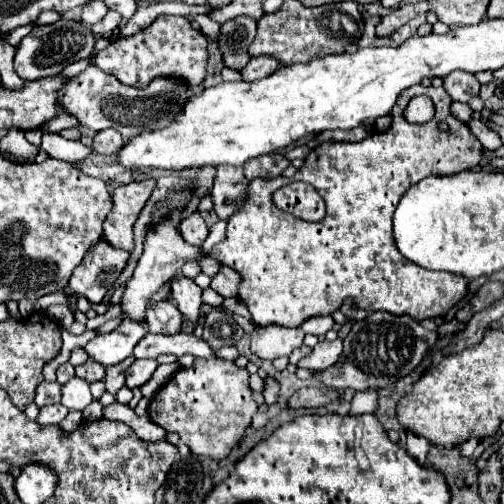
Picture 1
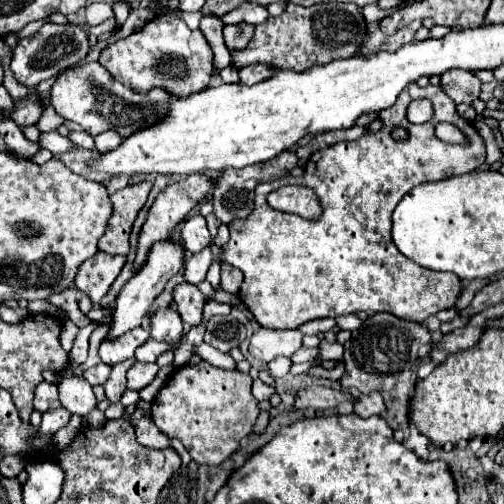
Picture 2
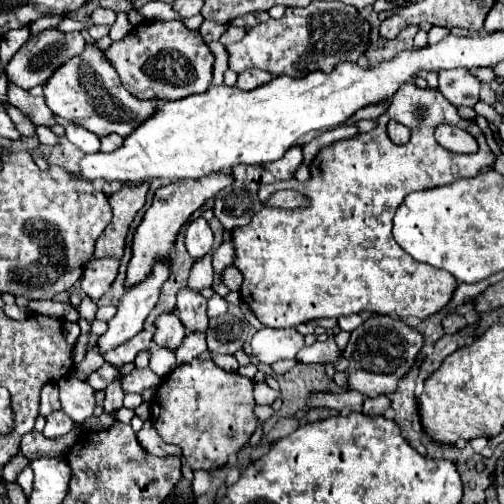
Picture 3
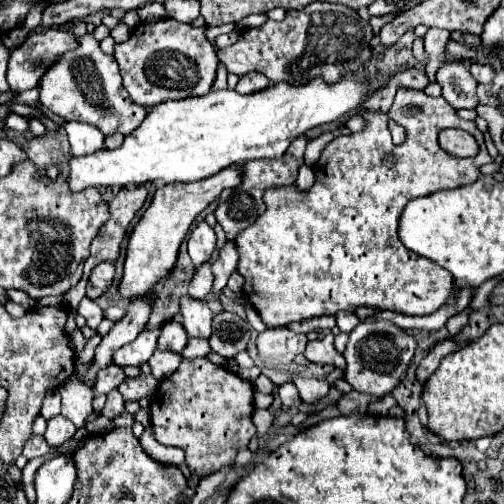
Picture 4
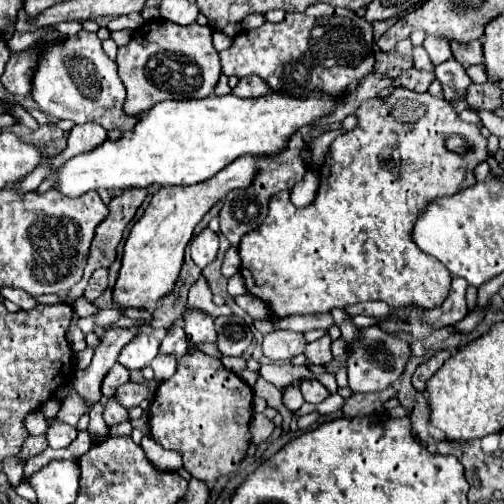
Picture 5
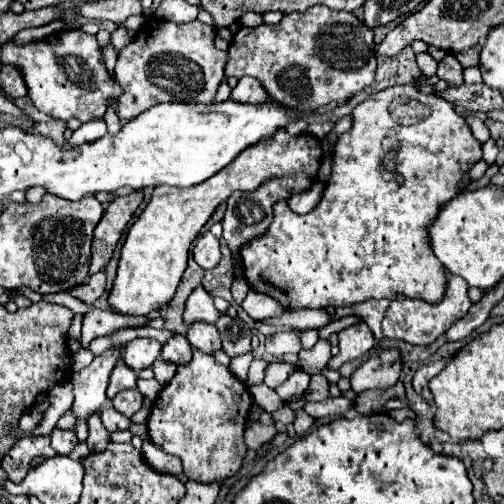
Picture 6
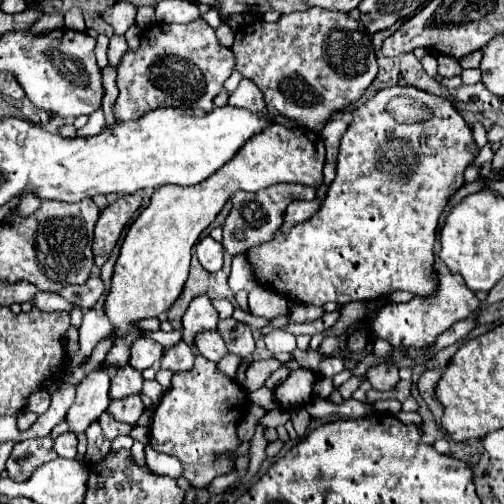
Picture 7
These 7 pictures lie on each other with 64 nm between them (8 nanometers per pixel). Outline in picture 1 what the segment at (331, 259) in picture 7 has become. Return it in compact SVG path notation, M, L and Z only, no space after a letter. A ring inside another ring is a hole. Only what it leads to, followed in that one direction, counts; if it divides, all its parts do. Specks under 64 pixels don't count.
M408 88L404 96L396 102L396 108L390 112L394 116L392 126L386 132L374 132L362 142L322 142L310 150L304 166L294 174L294 178L256 178L248 184L248 196L242 208L228 218L226 240L218 242L210 256L222 266L228 266L240 274L238 298L246 304L254 324L280 324L280 326L300 326L304 320L320 314L332 314L342 306L346 296L356 300L356 306L368 312L384 310L396 316L408 314L414 320L438 318L444 316L458 300L468 294L468 280L452 272L432 272L420 268L406 260L396 248L392 234L392 214L398 206L402 194L416 182L432 174L456 174L468 168L474 168L482 160L482 144L470 134L468 126L456 120L450 114L452 98L444 88ZM418 94L428 94L434 102L436 114L424 124L410 124L404 120L402 112L408 106L410 98ZM438 124L448 124L448 130L442 132ZM294 180L304 180L312 184L326 202L326 218L320 222L306 222L288 212L282 212L272 202L272 194Z

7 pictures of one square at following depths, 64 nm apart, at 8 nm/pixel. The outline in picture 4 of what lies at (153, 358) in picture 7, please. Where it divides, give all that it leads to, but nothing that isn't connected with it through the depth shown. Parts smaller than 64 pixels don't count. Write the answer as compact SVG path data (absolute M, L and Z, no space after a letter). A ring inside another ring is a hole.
M150 328L150 330L142 330L134 342L118 348L112 356L114 364L118 366L140 366L140 362L146 362L154 350L156 350L156 330Z

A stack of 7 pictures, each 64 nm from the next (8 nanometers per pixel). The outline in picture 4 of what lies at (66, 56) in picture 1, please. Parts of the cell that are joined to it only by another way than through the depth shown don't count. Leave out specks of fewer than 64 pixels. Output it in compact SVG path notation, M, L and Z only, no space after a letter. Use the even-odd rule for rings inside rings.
M50 28L46 32L32 32L26 42L10 54L8 60L8 84L16 92L24 92L30 88L36 88L40 84L40 78L46 74L46 70L68 50L78 48L78 38L72 32L62 32L58 28Z

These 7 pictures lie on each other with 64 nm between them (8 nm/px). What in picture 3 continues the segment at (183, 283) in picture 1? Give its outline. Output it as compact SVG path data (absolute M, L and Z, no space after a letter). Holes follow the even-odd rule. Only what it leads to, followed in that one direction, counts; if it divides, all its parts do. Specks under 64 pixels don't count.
M188 286L178 292L178 304L176 304L178 316L188 332L206 332L208 328L208 316L206 316L206 298L190 290Z

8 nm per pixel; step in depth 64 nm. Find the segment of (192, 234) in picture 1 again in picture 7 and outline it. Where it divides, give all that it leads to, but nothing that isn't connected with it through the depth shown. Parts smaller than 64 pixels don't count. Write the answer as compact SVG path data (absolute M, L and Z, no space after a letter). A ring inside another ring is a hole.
M206 236L198 242L196 246L196 256L198 262L208 270L208 272L218 272L222 268L222 256L224 248L220 242L216 242L212 236Z

